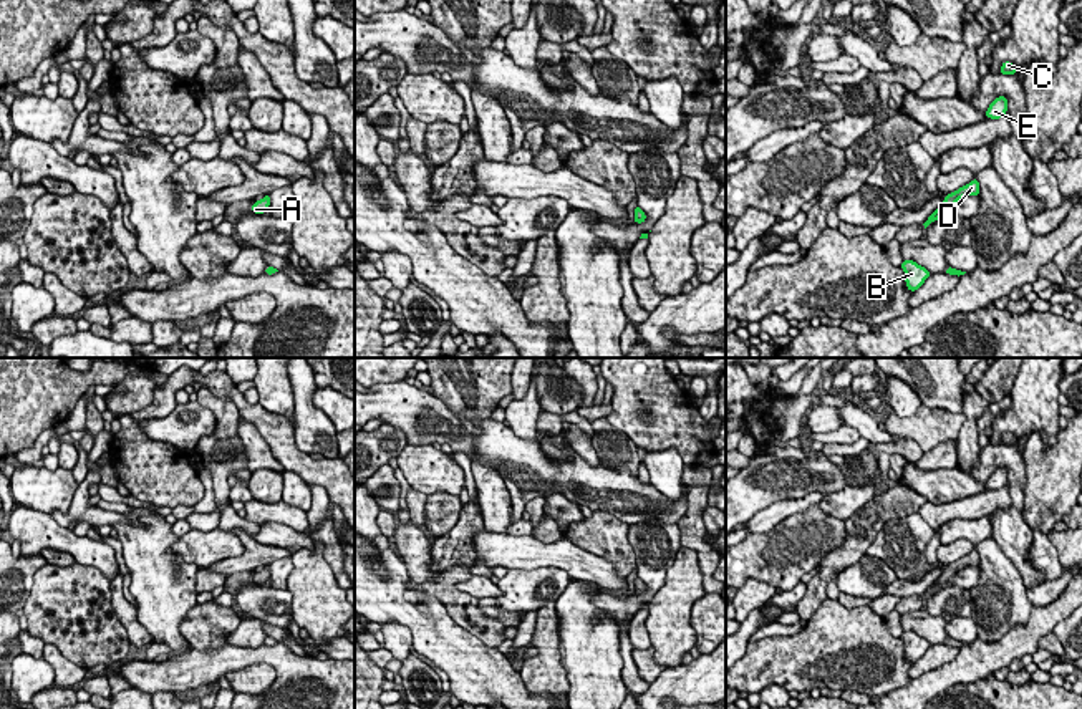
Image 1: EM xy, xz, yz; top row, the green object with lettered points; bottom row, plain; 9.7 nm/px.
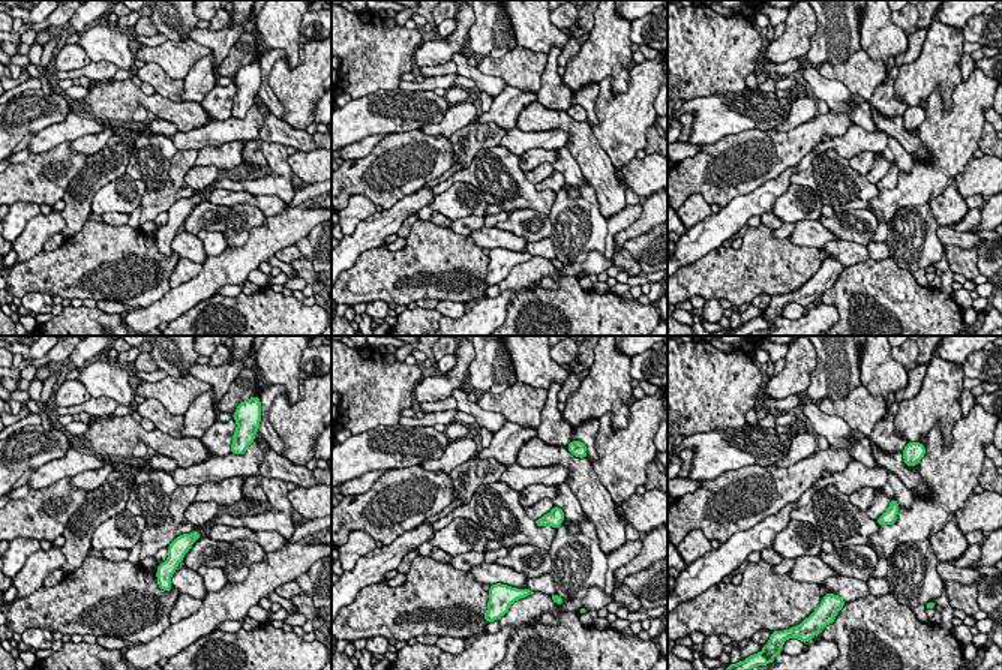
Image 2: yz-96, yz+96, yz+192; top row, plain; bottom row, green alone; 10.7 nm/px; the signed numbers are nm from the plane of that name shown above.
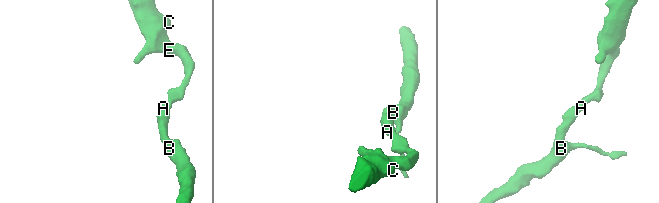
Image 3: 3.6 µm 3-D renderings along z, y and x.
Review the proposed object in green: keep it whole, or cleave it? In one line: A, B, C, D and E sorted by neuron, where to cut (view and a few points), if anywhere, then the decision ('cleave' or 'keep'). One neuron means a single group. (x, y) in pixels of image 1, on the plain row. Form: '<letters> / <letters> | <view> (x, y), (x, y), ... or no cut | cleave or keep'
A B C D E | no cut | keep

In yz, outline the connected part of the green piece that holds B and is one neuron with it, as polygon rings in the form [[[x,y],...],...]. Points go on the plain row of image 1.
[[[903,631],[900,638],[905,643],[905,653],[910,663],[916,663],[925,654],[925,651],[931,646],[930,641],[918,636],[915,631]]]

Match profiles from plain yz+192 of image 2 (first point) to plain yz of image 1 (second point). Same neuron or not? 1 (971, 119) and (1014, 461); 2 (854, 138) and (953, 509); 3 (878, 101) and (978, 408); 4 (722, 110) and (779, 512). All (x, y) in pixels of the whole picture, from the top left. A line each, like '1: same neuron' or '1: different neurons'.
1: different neurons
2: same neuron
3: same neuron
4: different neurons

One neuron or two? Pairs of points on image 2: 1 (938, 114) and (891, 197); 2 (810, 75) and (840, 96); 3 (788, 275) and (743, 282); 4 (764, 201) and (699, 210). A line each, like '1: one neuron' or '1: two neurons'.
1: one neuron
2: one neuron
3: one neuron
4: two neurons

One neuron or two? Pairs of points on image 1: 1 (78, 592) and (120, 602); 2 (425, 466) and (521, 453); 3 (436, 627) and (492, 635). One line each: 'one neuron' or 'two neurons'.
1: two neurons
2: two neurons
3: two neurons

